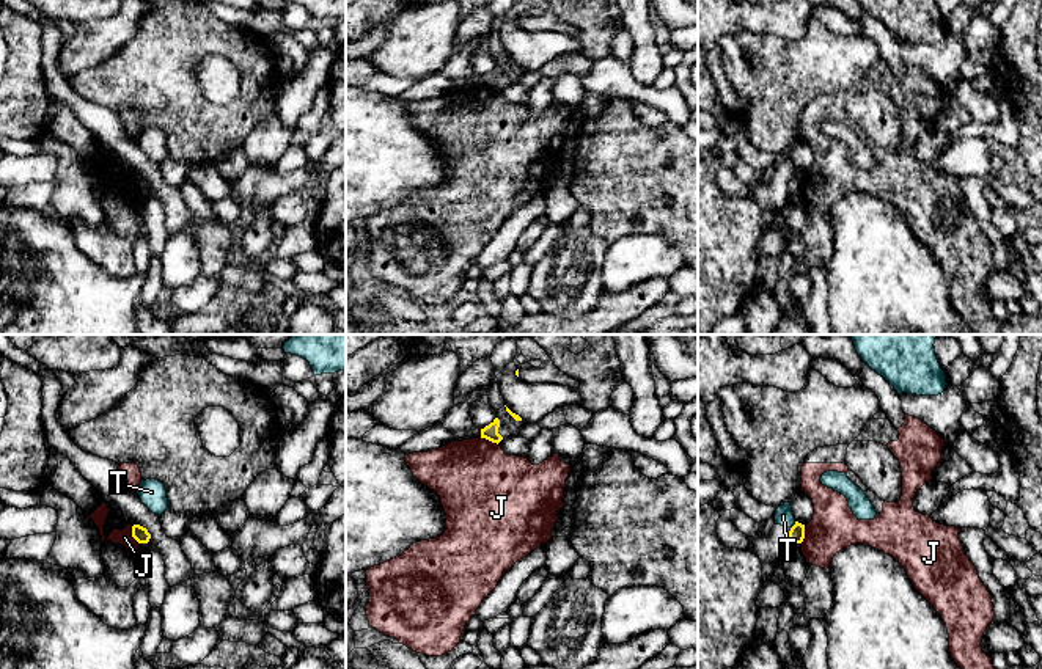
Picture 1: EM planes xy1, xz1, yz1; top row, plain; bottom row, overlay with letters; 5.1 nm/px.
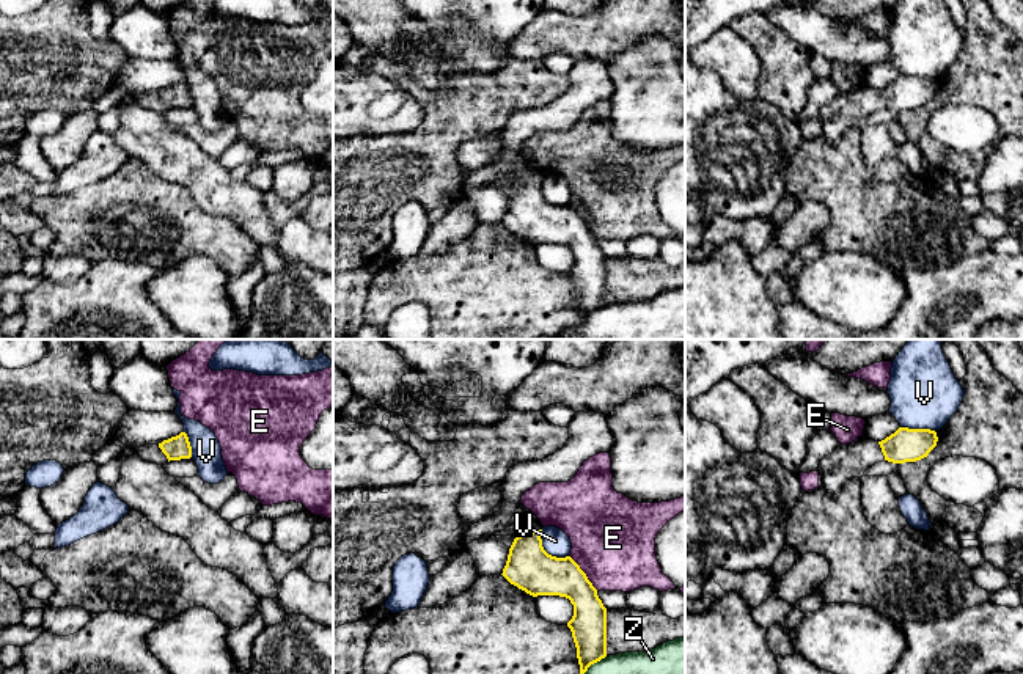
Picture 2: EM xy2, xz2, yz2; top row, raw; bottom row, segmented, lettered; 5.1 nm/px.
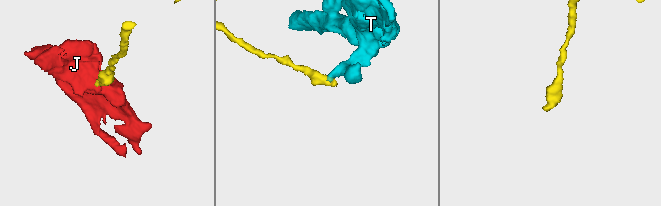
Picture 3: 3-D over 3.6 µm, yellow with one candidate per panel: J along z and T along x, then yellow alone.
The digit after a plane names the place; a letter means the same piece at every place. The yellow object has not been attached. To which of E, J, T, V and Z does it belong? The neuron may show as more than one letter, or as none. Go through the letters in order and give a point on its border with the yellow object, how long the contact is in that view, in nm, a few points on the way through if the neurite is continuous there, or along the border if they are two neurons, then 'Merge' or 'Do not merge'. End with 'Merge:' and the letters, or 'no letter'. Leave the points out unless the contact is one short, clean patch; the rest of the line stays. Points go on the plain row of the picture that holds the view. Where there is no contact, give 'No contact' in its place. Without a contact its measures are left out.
E: Touches yellow at xz2 (585, 222). Shared border 220 nm. Do not merge
J: Touches yellow at xy1 (132, 184). Shared border 100 nm. Boundary: xy1 (131, 175), (131, 184), (139, 192). Do not merge
T: Touches yellow at yz1 (794, 173). Shared border 50 nm. Boundary: yz1 (796, 170), (791, 176). Do not merge
V: Touches yellow at xz2 (546, 200). Shared border 200 nm. Do not merge
Z: Touches yellow at xz2 (585, 319). Shared border 260 nm. Do not merge
Merge: no letter

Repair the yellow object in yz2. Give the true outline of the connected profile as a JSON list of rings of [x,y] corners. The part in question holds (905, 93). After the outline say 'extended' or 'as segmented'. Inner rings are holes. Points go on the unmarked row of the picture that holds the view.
[[[899,75],[882,90],[867,83],[858,85],[849,93],[839,93],[819,112],[822,135],[838,143],[847,129],[863,126],[872,113],[888,108],[893,112],[916,110],[929,104],[937,94],[938,85],[930,77]]]; extended

